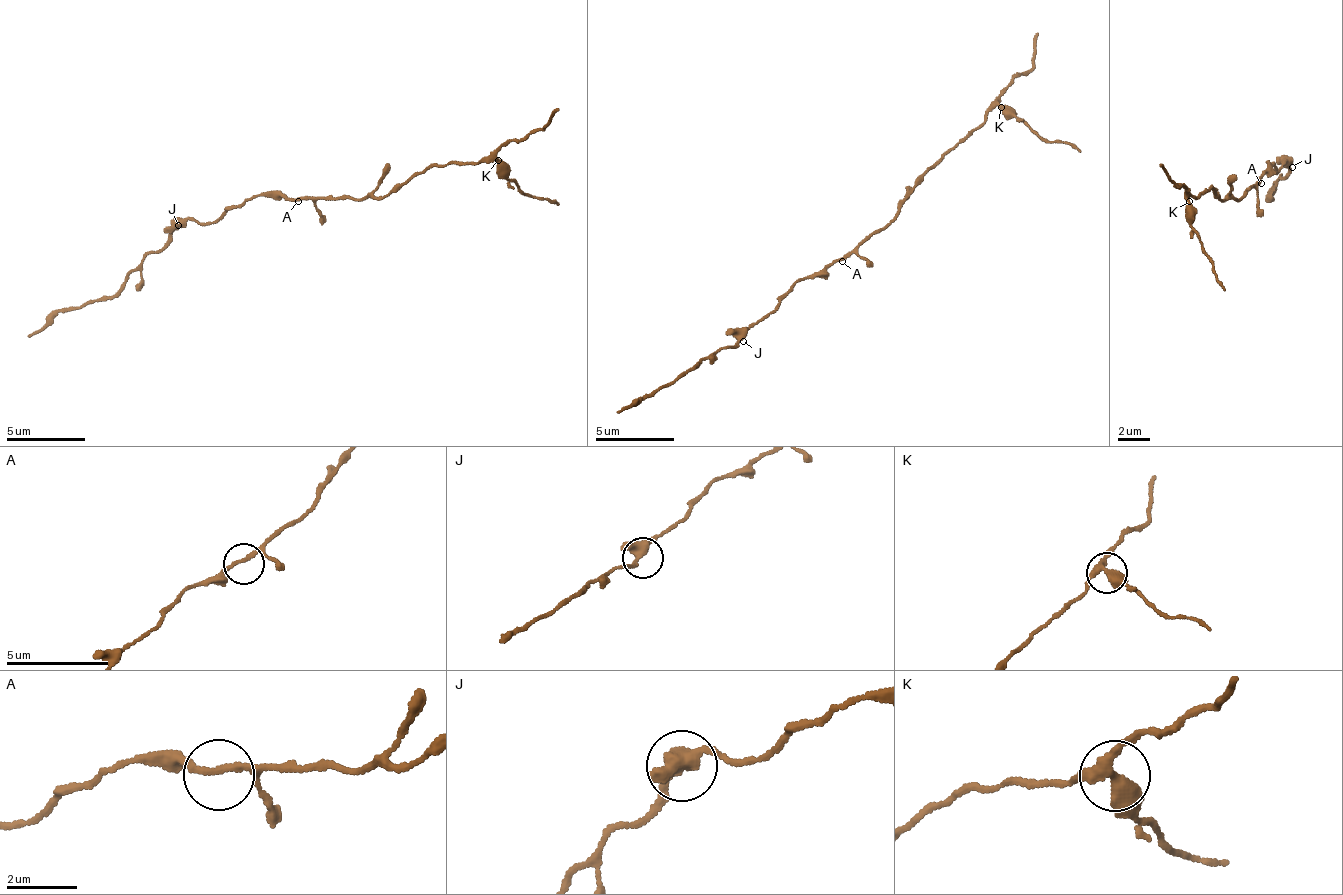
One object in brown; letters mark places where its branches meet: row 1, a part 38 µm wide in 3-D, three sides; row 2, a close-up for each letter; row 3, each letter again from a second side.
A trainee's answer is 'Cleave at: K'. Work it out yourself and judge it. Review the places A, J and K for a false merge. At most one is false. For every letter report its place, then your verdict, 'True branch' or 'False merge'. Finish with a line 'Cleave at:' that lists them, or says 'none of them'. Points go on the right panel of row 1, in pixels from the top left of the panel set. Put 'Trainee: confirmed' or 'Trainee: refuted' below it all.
A: Place: (1261, 183). True branch
J: Place: (1292, 167). True branch
K: Place: (1189, 201). False merge
Cleave at: K
Trainee: confirmed

